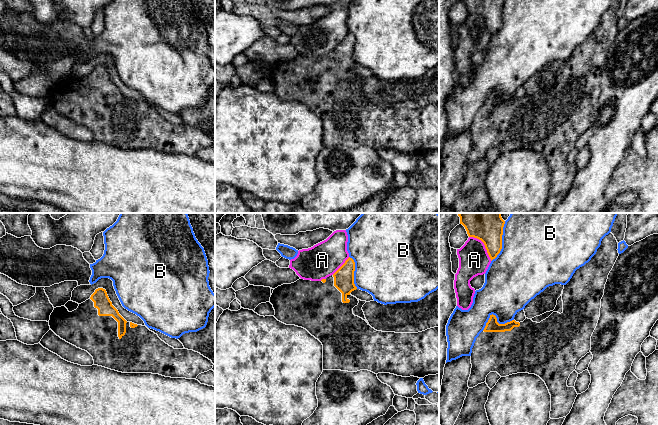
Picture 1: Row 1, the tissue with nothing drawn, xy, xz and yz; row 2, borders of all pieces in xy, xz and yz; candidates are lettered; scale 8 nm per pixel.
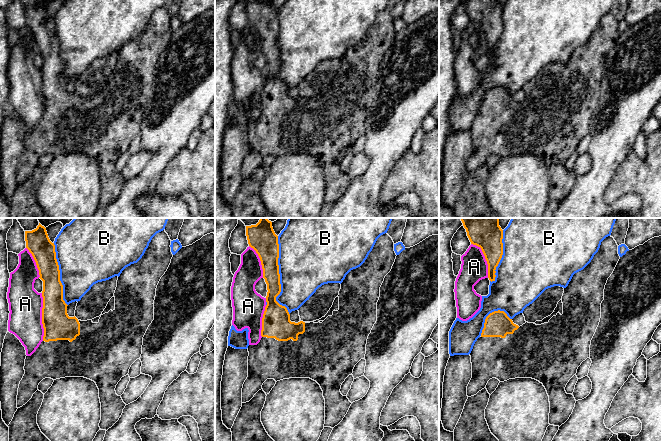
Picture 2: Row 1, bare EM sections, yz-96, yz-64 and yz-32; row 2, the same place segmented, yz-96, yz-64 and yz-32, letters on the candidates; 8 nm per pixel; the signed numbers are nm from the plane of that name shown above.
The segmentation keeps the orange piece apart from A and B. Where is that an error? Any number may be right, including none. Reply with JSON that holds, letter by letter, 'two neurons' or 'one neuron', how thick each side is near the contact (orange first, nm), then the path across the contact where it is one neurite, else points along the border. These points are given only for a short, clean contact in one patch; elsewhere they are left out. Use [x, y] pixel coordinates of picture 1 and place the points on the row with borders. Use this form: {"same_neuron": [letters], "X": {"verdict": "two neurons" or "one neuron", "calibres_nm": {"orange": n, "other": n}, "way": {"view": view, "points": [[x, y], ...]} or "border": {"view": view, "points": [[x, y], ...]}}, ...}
{"same_neuron": [], "A": {"verdict": "two neurons", "calibres_nm": {"orange": 320, "other": 240}}, "B": {"verdict": "two neurons", "calibres_nm": {"orange": 100, "other": 380}}}

